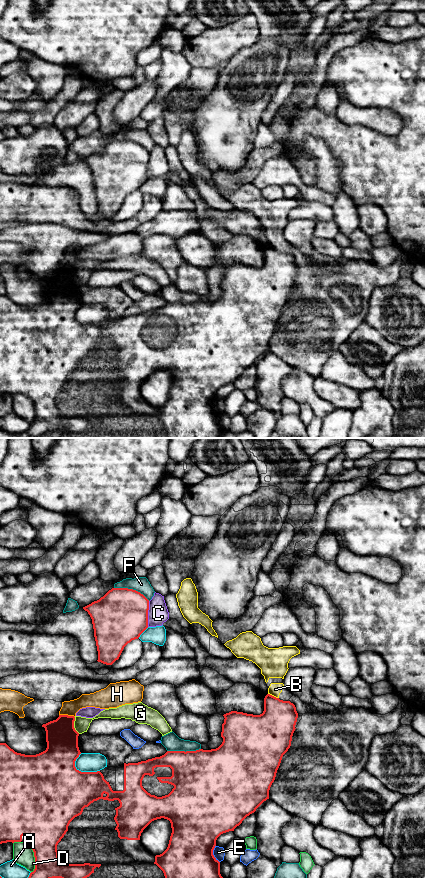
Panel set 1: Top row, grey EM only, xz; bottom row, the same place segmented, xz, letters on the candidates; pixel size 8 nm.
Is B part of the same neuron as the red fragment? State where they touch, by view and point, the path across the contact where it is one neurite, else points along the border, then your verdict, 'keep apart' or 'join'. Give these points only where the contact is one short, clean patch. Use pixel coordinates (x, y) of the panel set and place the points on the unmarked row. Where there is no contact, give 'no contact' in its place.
meets red in xz at (273, 248); border along xz (268, 245), (278, 250); keep apart

